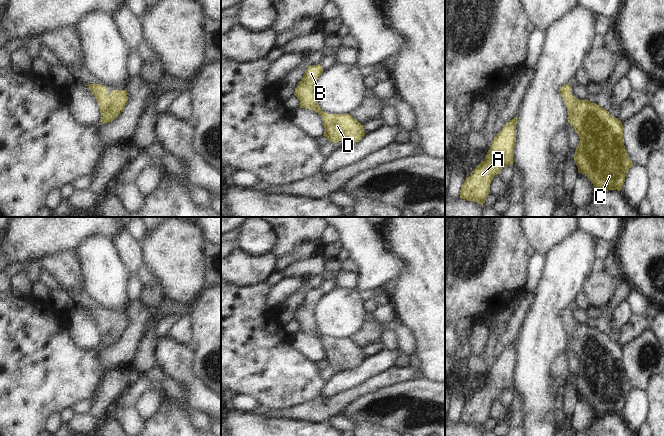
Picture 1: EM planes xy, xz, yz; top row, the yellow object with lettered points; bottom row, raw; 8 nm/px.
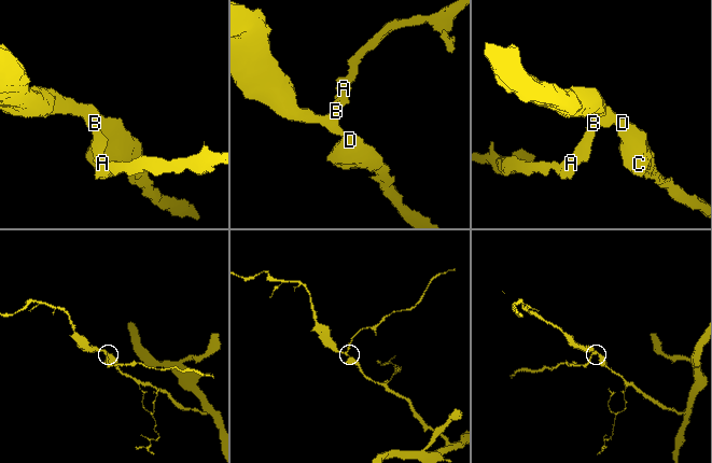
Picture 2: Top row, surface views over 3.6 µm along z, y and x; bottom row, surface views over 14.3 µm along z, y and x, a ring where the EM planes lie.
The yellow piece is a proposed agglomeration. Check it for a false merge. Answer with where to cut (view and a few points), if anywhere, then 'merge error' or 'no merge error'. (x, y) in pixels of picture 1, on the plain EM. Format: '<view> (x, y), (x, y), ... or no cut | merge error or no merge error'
no cut | no merge error

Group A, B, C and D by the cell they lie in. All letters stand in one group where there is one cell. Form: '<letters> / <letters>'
A B C D

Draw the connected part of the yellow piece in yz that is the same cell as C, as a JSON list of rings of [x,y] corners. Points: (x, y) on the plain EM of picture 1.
[[[564,308],[559,316],[566,326],[568,346],[580,363],[574,378],[579,397],[588,401],[597,417],[609,414],[620,415],[625,406],[625,398],[634,389],[624,370],[624,352],[621,345],[596,327],[574,321],[572,311],[568,308]]]

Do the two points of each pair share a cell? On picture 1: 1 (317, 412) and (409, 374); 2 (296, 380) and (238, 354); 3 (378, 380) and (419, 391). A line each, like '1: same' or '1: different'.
1: same
2: same
3: different

